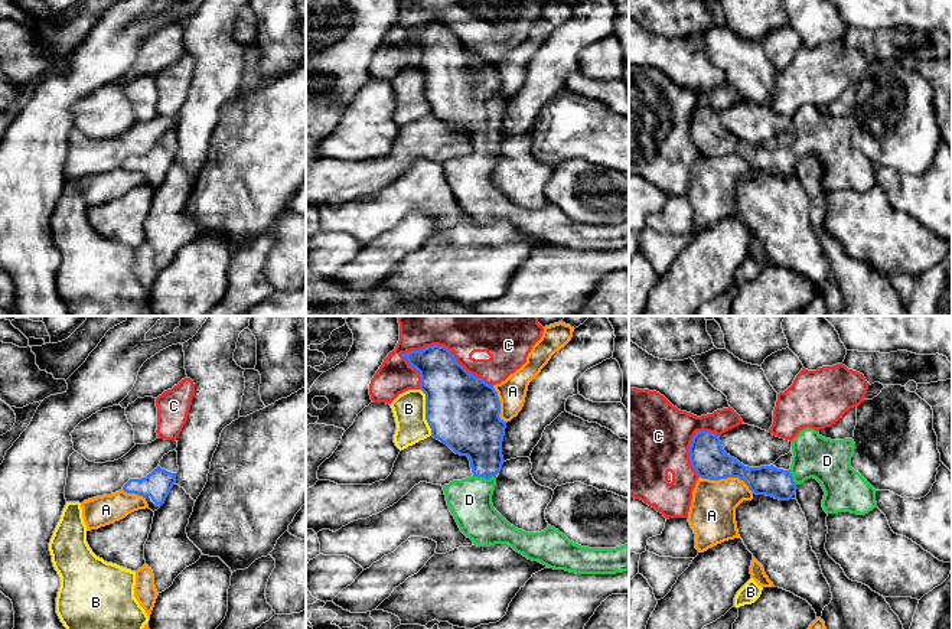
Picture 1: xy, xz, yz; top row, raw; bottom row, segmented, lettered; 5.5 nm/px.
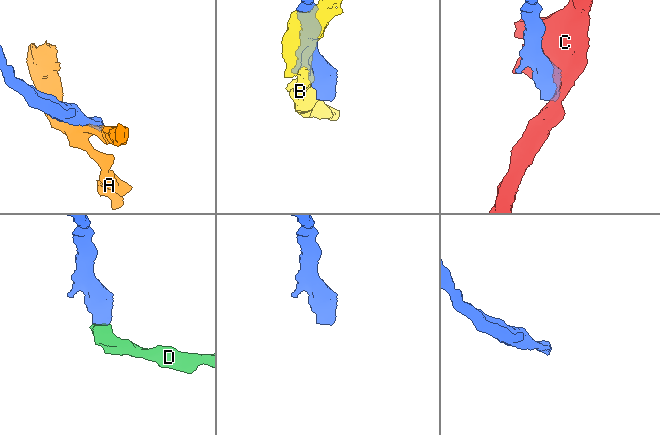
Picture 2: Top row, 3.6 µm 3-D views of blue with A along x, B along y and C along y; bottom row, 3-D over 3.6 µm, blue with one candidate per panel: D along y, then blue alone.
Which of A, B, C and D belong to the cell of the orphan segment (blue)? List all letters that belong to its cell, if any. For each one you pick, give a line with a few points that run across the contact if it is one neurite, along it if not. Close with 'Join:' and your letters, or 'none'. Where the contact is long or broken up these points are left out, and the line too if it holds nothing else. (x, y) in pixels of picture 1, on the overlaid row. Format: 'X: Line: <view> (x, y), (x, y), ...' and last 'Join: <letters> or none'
D: Line: xz (478, 433), (483, 446), (483, 476), (469, 499)
Join: D

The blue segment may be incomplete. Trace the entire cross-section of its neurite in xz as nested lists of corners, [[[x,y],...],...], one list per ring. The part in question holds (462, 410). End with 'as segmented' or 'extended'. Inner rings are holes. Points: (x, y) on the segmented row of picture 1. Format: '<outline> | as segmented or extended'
[[[444,346],[401,355],[420,372],[431,436],[470,460],[473,475],[444,485],[443,491],[460,531],[475,545],[508,544],[528,560],[576,574],[629,571],[629,544],[589,548],[574,544],[551,525],[541,532],[511,525],[492,503],[495,476],[503,465],[506,428],[506,421],[499,417],[498,392],[469,374]]] | extended

